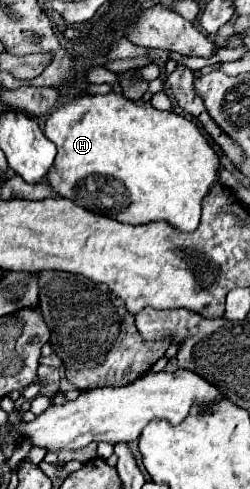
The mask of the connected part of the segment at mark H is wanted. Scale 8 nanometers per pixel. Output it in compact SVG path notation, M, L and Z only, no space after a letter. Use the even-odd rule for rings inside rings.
M119 93L87 95L59 105L45 123L45 137L57 145L55 163L47 175L49 185L87 211L121 223L165 221L179 231L193 233L199 227L203 197L219 183L221 157L193 121L173 111L153 109L149 101L125 99Z

